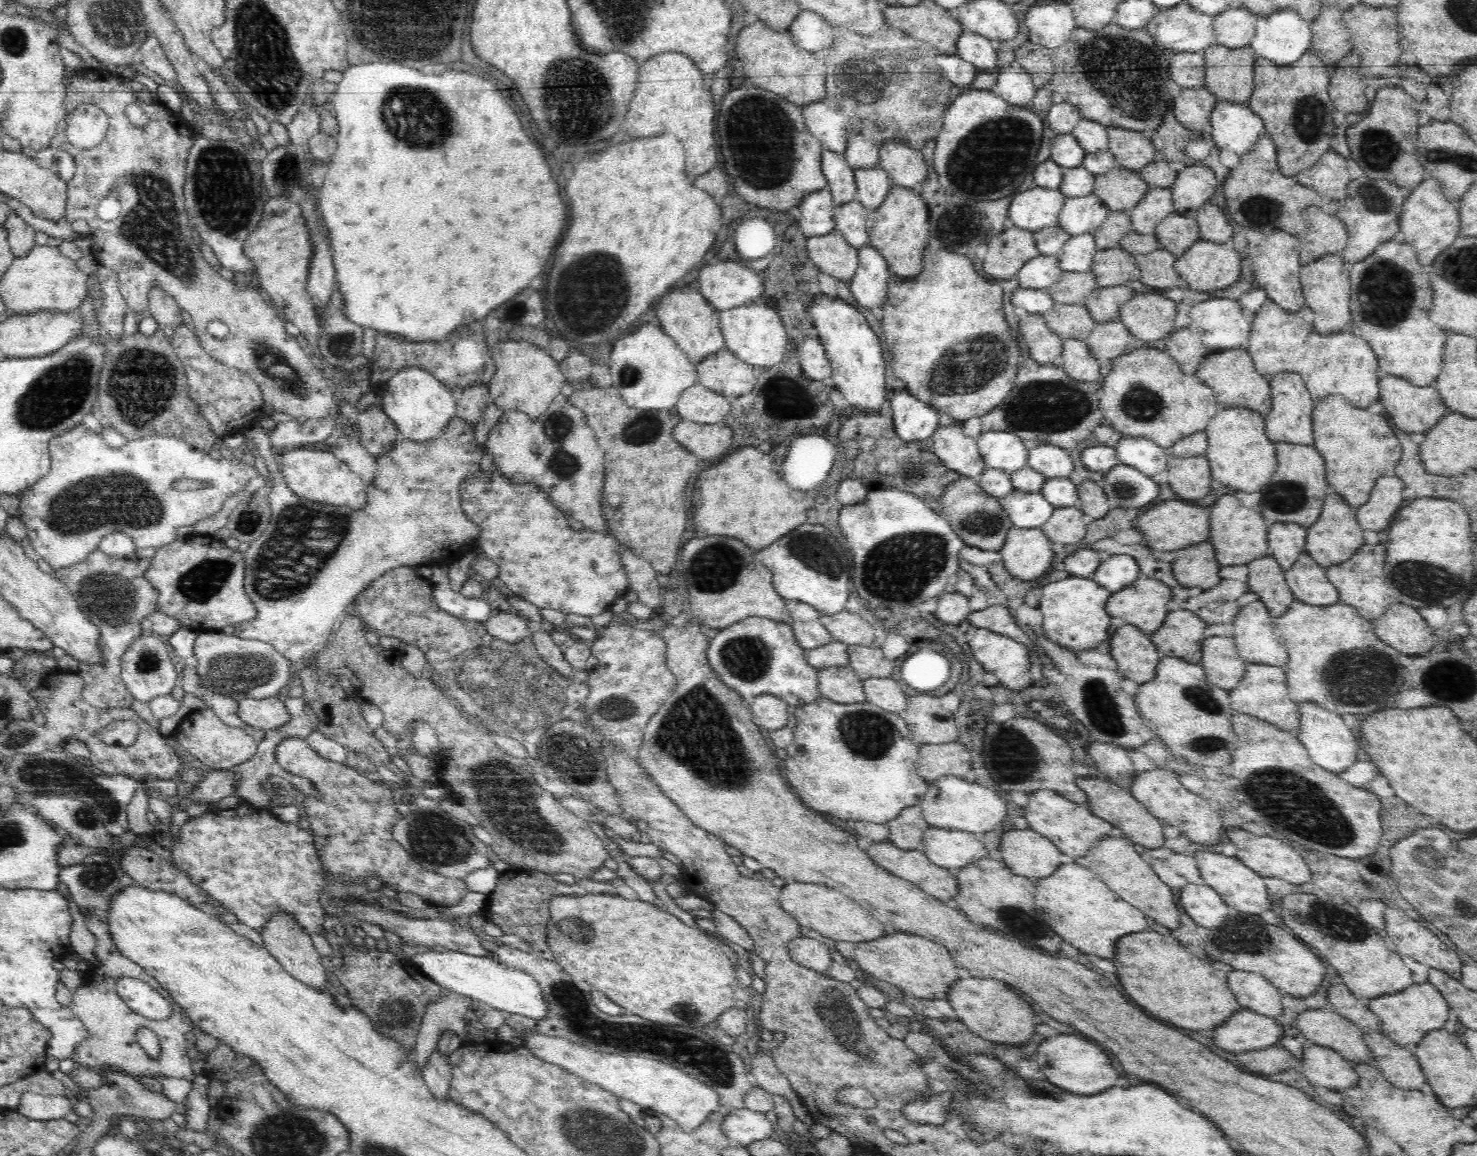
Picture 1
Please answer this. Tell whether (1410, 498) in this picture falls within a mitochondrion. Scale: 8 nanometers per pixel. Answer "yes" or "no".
no

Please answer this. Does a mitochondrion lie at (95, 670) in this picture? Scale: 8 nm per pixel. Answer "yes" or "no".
no

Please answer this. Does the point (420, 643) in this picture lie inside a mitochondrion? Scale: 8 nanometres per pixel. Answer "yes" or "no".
no

